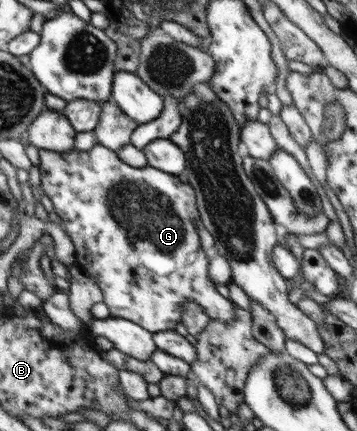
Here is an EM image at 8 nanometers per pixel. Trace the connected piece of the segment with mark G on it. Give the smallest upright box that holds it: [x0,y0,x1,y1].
[38,143,234,333]

